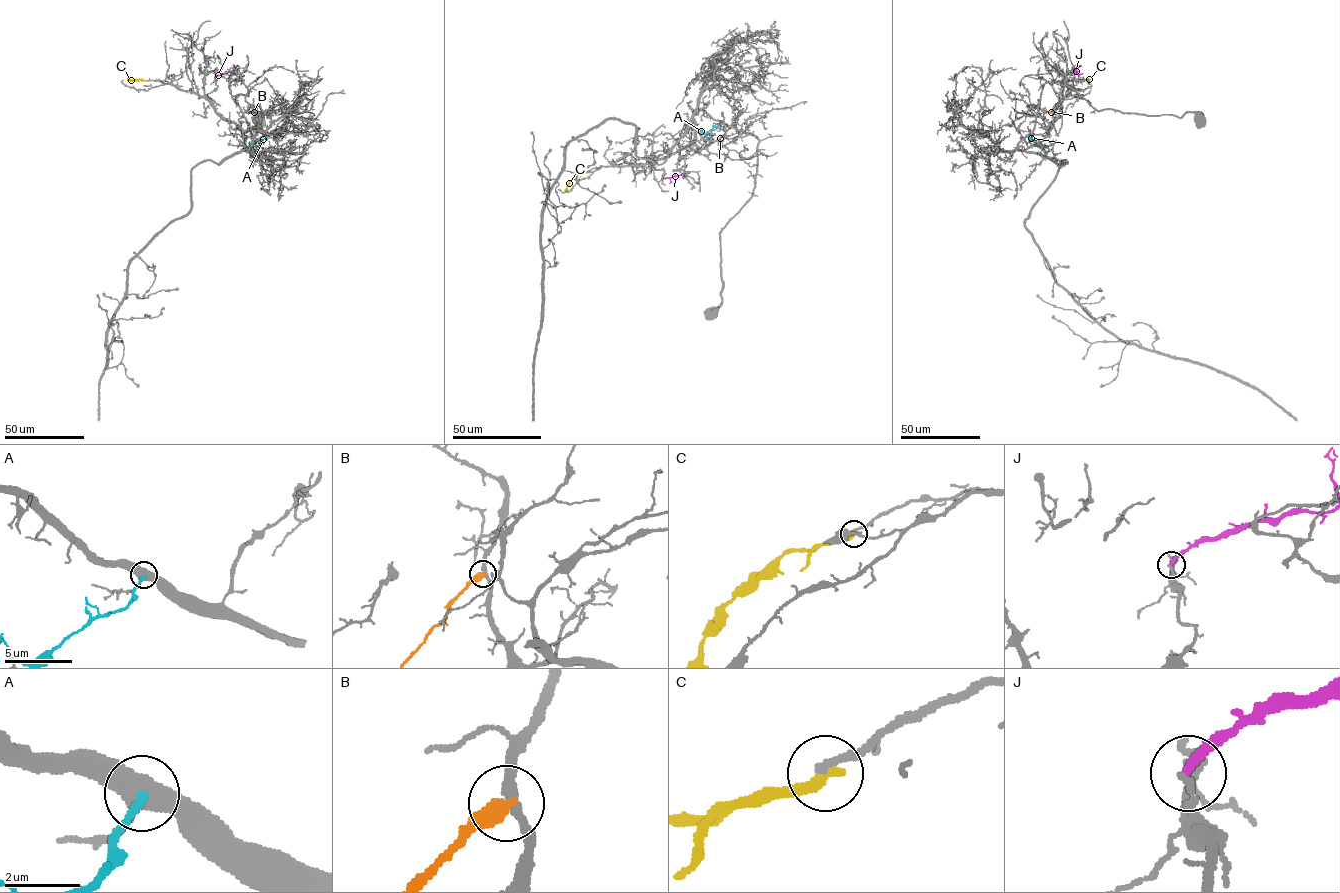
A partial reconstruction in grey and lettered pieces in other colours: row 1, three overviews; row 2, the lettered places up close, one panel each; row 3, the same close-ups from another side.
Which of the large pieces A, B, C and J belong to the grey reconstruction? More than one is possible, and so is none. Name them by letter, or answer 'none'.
none

